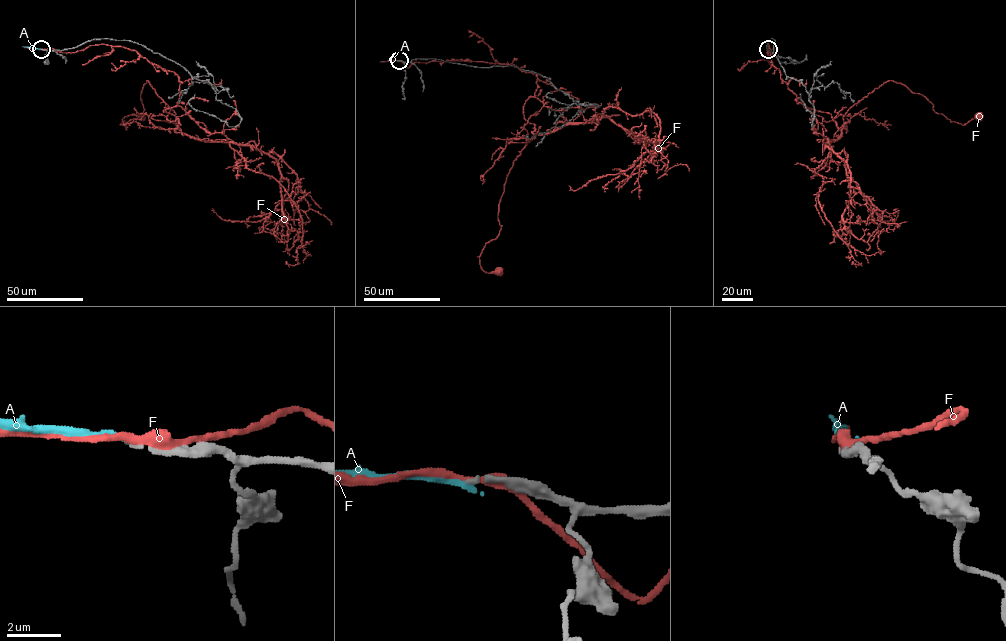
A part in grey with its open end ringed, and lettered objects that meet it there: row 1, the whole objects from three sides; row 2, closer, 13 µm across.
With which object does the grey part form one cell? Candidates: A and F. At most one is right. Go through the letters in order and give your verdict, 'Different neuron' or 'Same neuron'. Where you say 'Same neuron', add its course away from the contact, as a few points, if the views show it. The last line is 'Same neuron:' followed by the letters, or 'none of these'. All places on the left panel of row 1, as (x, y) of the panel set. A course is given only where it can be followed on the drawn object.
A: Different neuron
F: Different neuron
Same neuron: none of these

